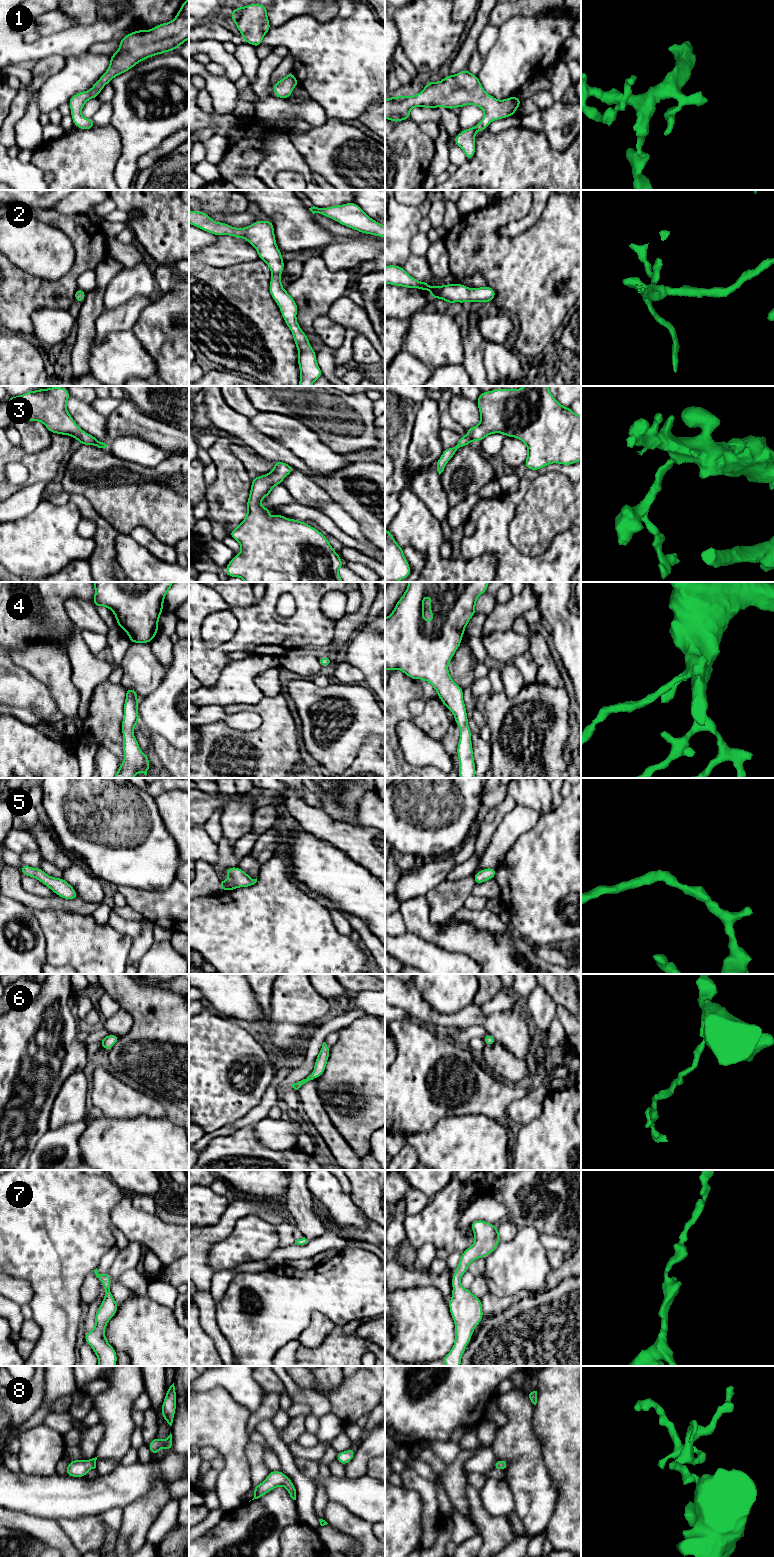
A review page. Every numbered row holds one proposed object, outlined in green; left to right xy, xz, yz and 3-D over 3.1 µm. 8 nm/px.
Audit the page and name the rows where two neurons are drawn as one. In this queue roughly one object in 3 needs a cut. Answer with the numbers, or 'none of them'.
none of them

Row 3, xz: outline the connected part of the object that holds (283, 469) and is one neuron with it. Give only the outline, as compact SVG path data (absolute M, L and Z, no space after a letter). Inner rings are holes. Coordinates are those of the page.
M274 461L274 464L268 474L252 478L247 515L229 533L240 544L241 552L226 565L226 574L229 577L240 577L245 582L344 582L338 574L343 561L320 531L281 514L271 517L268 514L271 508L261 506L261 500L295 470L281 461Z

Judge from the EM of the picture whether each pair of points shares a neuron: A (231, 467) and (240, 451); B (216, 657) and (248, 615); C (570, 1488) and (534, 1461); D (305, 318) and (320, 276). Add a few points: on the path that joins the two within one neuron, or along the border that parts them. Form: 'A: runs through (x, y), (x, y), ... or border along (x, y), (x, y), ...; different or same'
A: border along (232, 444), (232, 453), (242, 463), (250, 477); different
B: runs through (226, 648), (230, 647), (248, 627); same
C: border along (541, 1449), (543, 1462), (559, 1492); different
D: runs through (310, 308), (317, 286); same

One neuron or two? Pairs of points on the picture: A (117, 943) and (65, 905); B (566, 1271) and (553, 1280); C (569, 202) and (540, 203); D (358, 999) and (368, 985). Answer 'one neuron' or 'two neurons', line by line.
A: two neurons
B: one neuron
C: two neurons
D: two neurons

